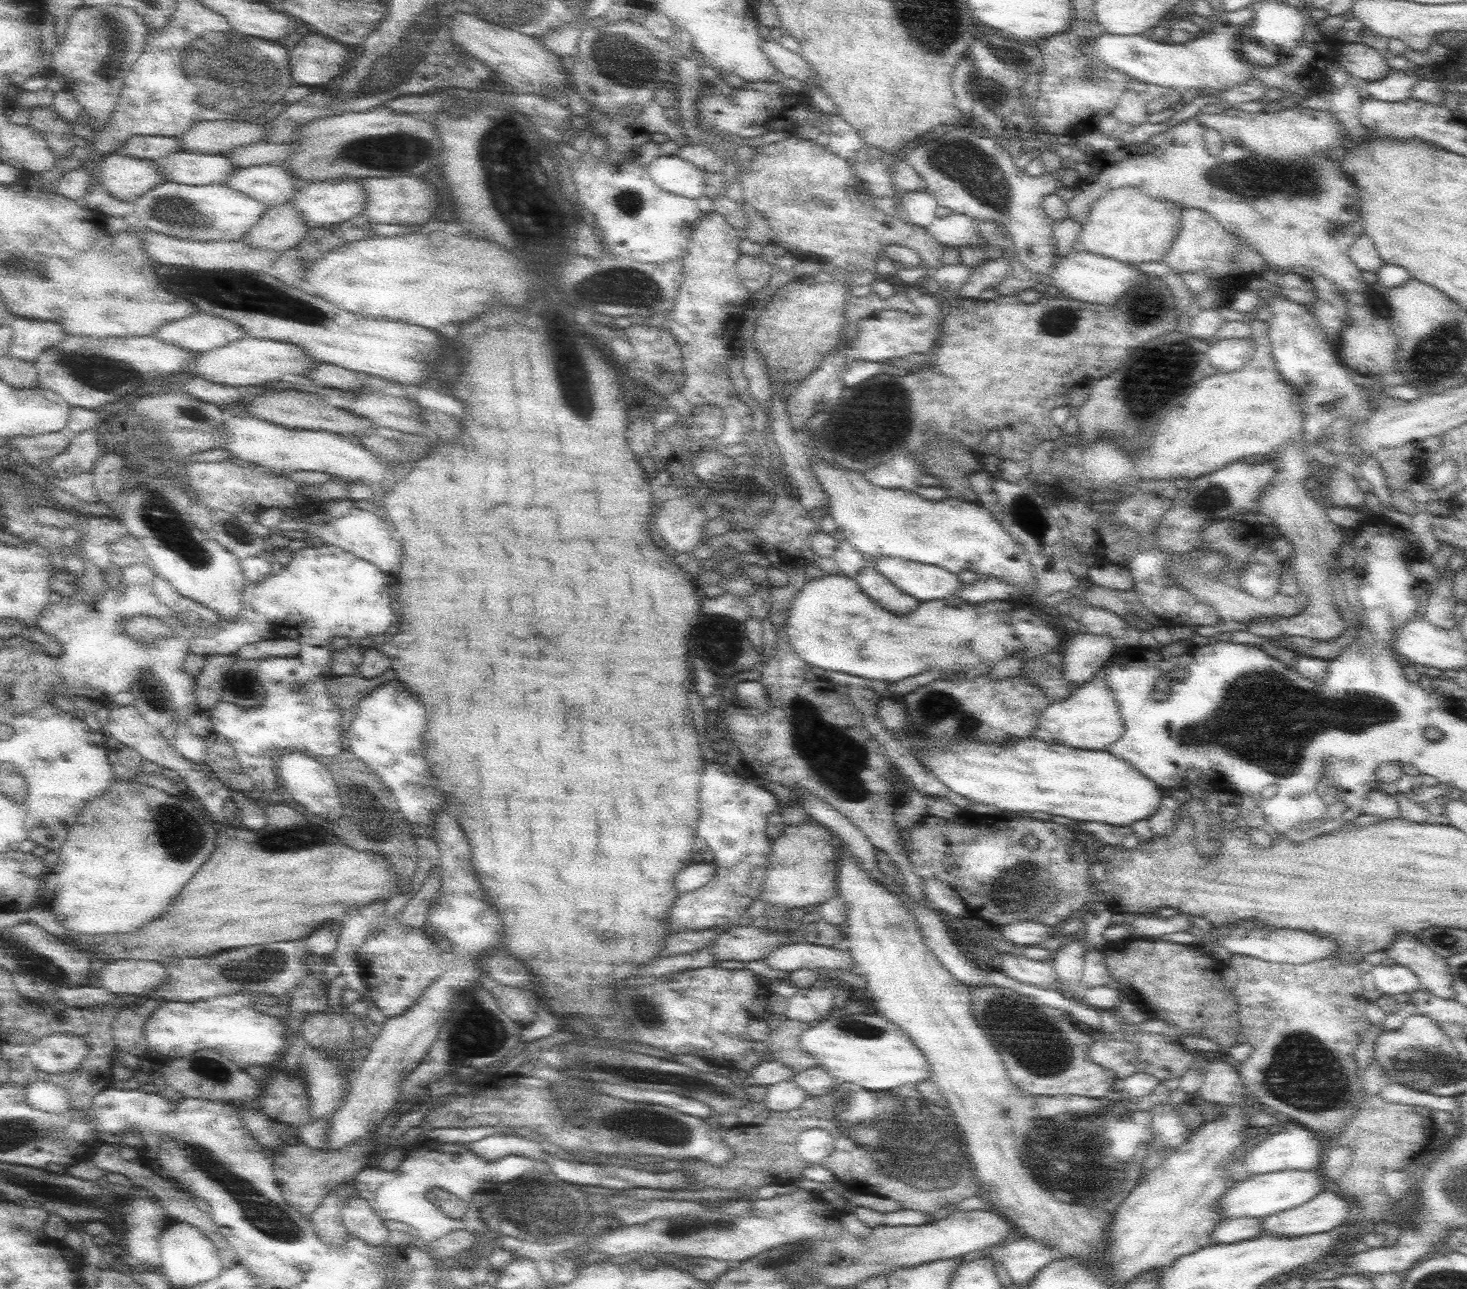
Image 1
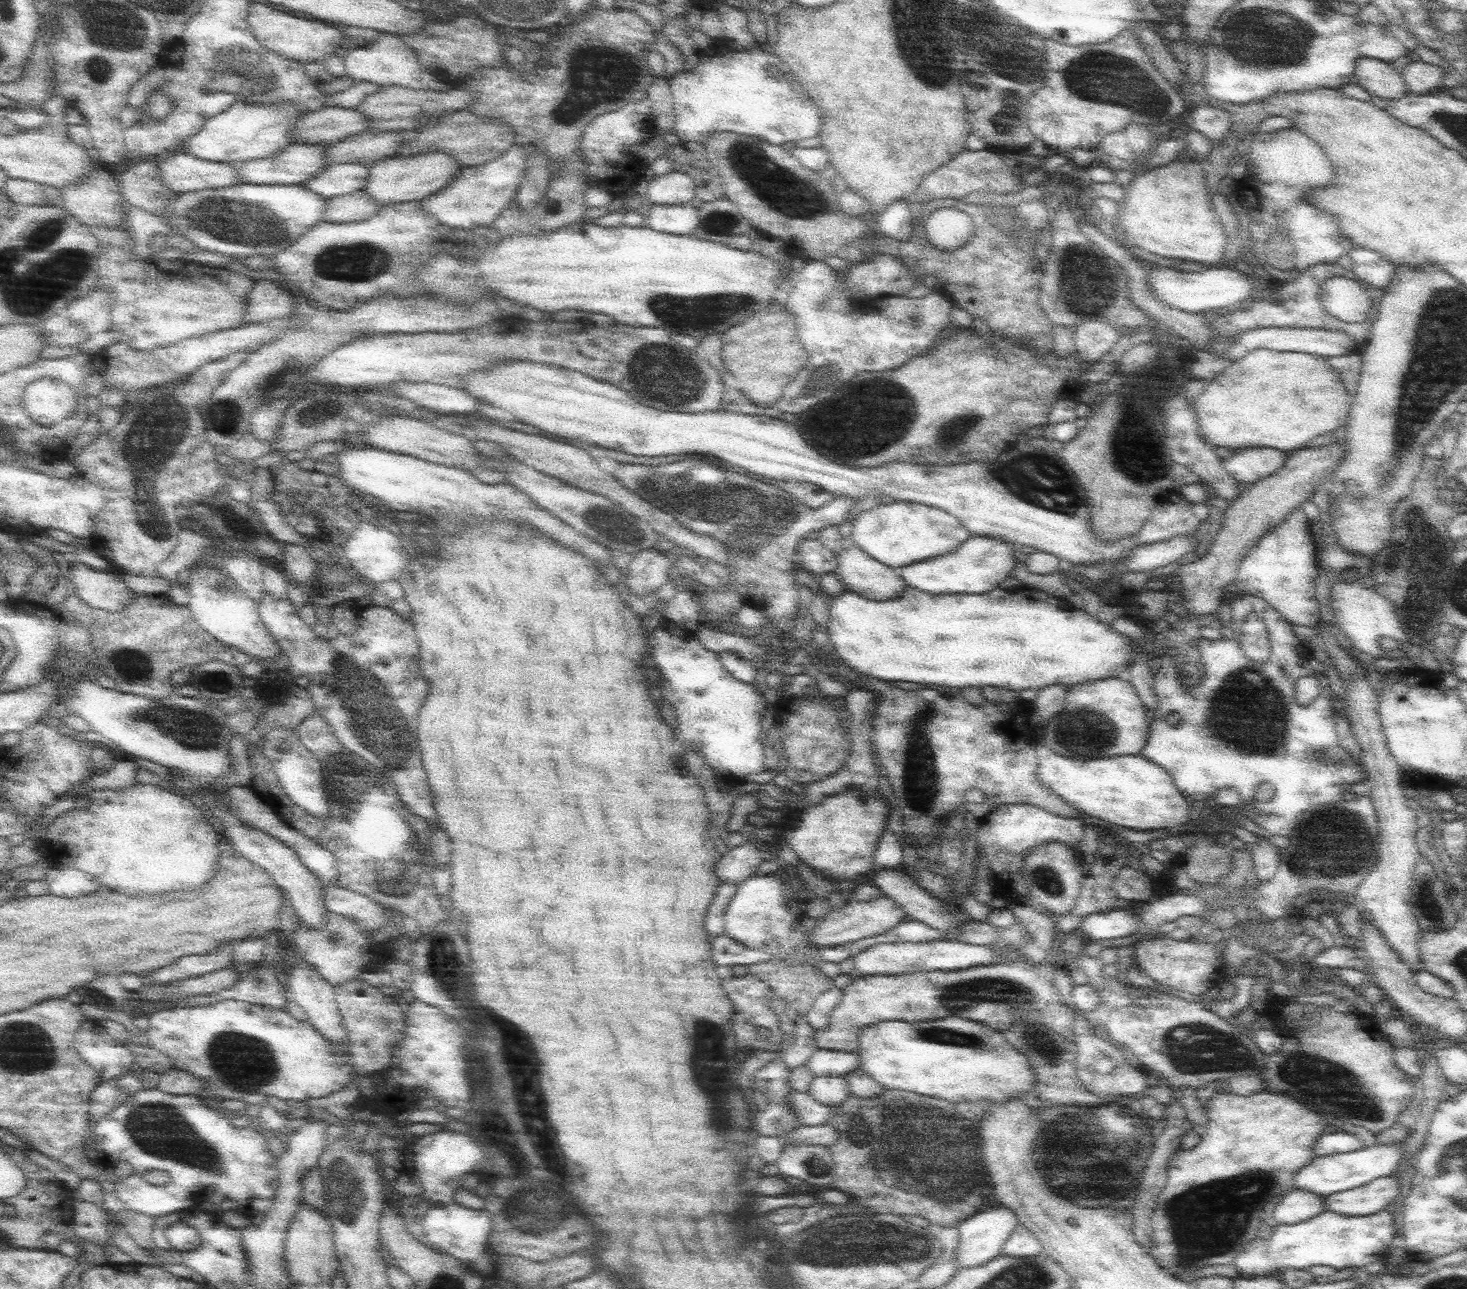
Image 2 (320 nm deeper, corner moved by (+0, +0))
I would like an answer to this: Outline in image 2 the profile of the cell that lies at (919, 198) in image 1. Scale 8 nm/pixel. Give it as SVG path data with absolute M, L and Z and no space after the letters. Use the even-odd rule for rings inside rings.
M895 200L875 220L877 232L888 238L906 242L913 233L914 212L910 211L909 200Z

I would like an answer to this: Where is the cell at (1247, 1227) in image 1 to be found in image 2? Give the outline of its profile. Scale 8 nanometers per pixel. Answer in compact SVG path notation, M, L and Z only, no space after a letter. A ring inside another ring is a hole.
M1292 1189L1275 1201L1274 1218L1283 1225L1295 1225L1325 1211L1325 1198L1308 1189Z

